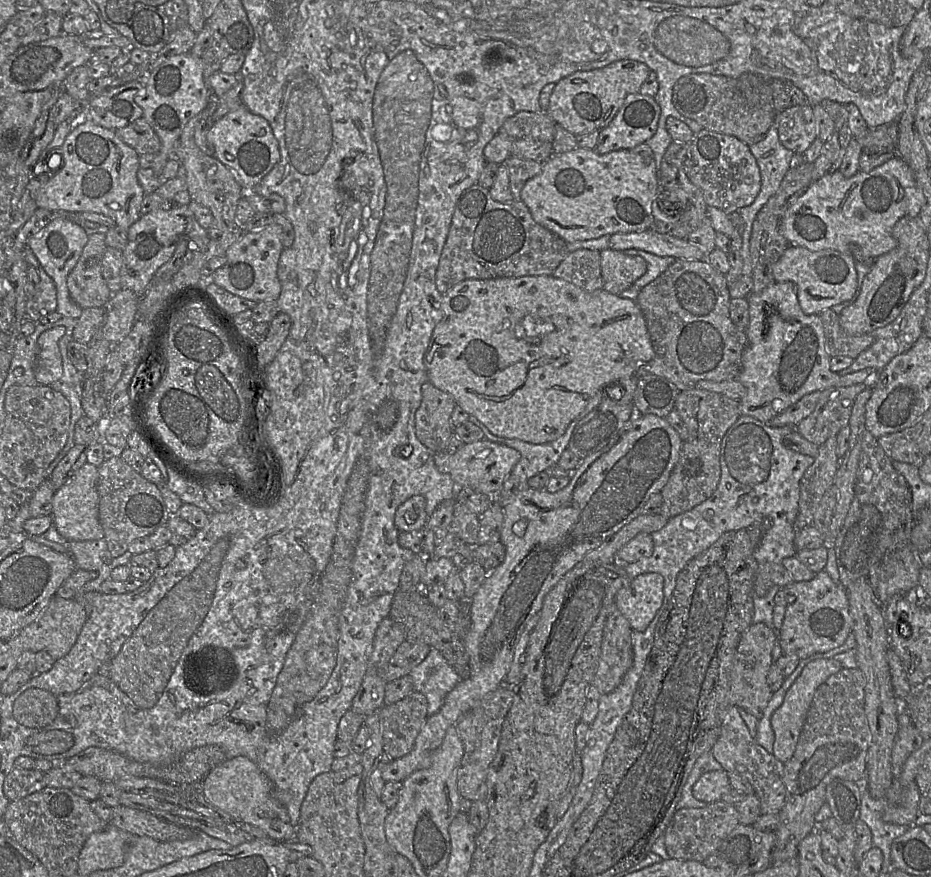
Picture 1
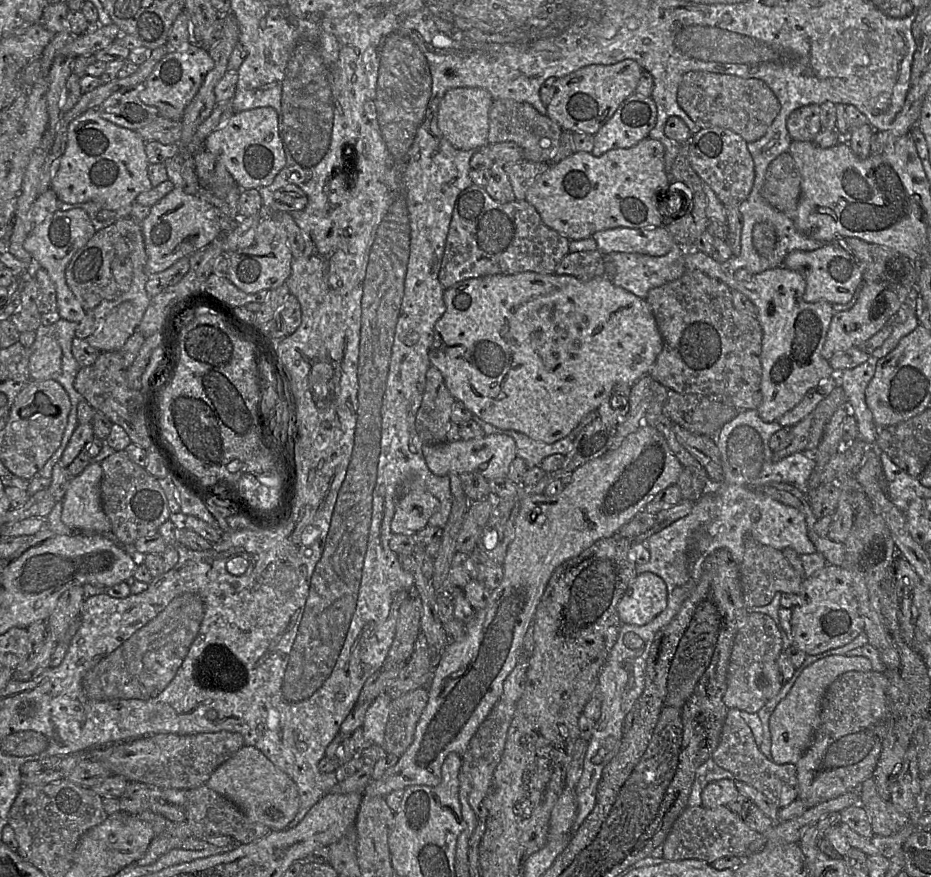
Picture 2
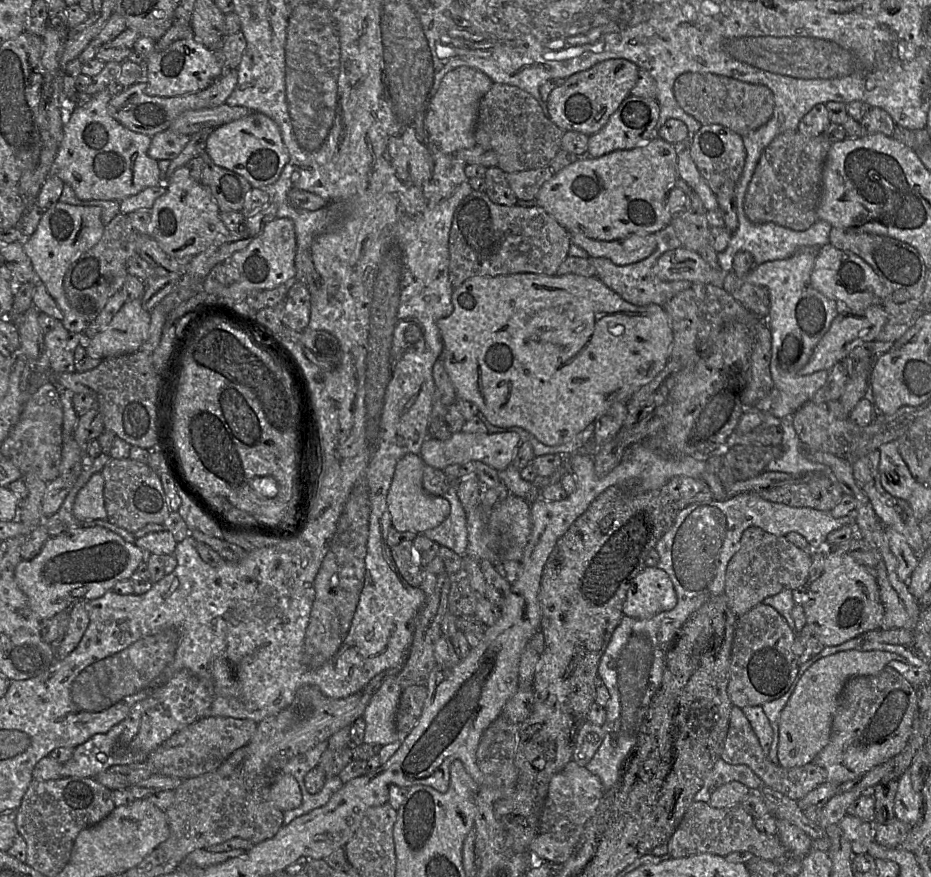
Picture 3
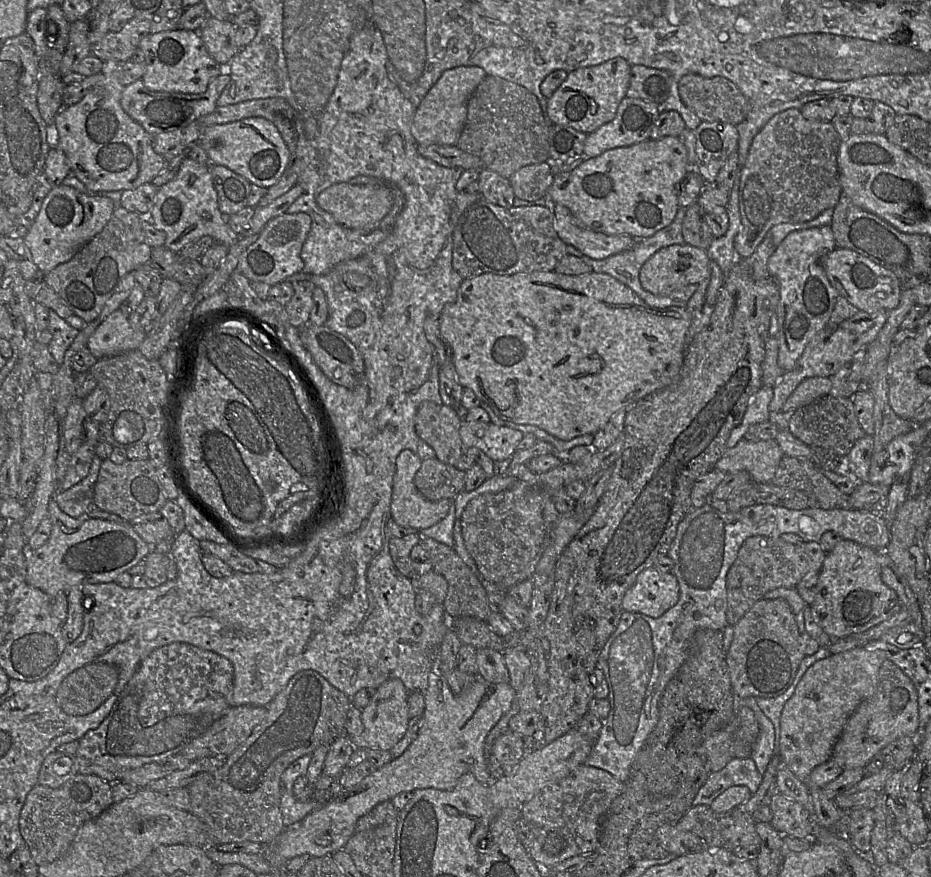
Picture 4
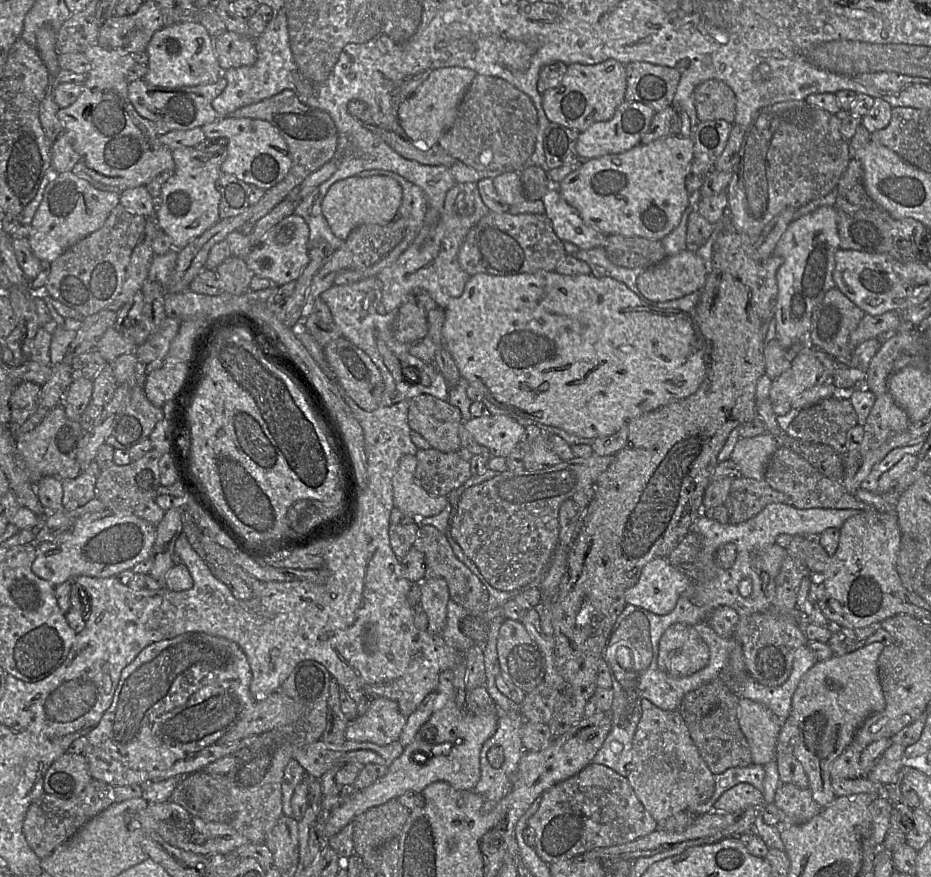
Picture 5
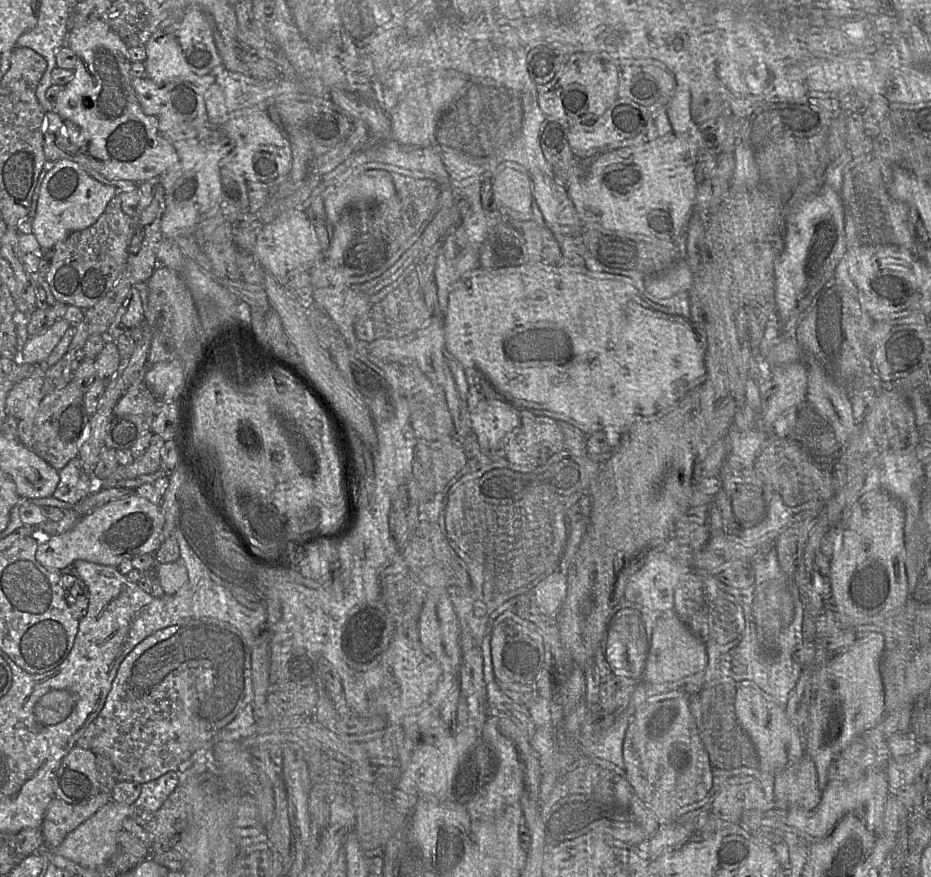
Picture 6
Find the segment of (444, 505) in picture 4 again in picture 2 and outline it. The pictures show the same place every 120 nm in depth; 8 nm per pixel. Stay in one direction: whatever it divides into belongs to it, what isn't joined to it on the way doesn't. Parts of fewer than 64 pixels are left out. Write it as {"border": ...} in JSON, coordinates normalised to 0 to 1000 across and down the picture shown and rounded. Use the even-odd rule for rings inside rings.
{"border":[[[438,544],[427,556],[427,570],[420,594],[423,609],[447,609],[460,599],[461,592],[473,579],[473,571],[455,558],[455,548],[451,544]]]}

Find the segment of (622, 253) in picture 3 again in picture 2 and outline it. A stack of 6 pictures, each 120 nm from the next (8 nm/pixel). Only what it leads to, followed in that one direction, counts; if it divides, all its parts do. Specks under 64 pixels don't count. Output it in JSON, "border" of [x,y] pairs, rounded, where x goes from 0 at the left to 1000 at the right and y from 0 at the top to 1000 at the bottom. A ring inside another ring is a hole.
{"border":[[[665,259],[640,265],[635,270],[641,277],[641,285],[648,291],[654,288],[684,288],[709,293],[718,290],[727,279],[727,276],[714,259],[693,261]]]}

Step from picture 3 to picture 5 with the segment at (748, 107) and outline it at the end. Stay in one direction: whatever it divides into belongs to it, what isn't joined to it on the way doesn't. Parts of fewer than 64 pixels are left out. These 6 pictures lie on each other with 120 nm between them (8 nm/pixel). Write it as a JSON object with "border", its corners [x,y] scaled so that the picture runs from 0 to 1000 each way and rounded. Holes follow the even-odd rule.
{"border":[[[759,91],[751,96],[745,103],[744,114],[752,139],[778,137],[788,141],[791,109],[780,95]]]}

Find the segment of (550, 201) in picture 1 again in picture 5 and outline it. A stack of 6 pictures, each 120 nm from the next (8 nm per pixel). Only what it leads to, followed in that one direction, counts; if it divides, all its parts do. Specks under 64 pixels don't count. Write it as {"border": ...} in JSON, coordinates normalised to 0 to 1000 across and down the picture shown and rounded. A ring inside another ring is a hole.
{"border":[[[716,155],[697,164],[686,164],[669,174],[629,182],[622,193],[609,200],[600,210],[595,210],[595,213],[599,214],[603,223],[621,239],[631,258],[651,269],[664,267],[710,274],[728,258],[733,244],[743,229],[738,219],[736,205],[744,181],[743,156]]]}

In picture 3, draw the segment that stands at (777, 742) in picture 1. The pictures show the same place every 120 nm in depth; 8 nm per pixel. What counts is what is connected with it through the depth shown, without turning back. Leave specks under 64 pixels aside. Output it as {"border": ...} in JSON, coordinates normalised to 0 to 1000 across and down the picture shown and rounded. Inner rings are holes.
{"border":[[[950,742],[900,743],[873,756],[859,772],[840,808],[836,822],[835,863],[839,875],[853,876],[871,870],[889,848],[901,794],[910,775],[917,771],[942,770],[958,747]]]}

